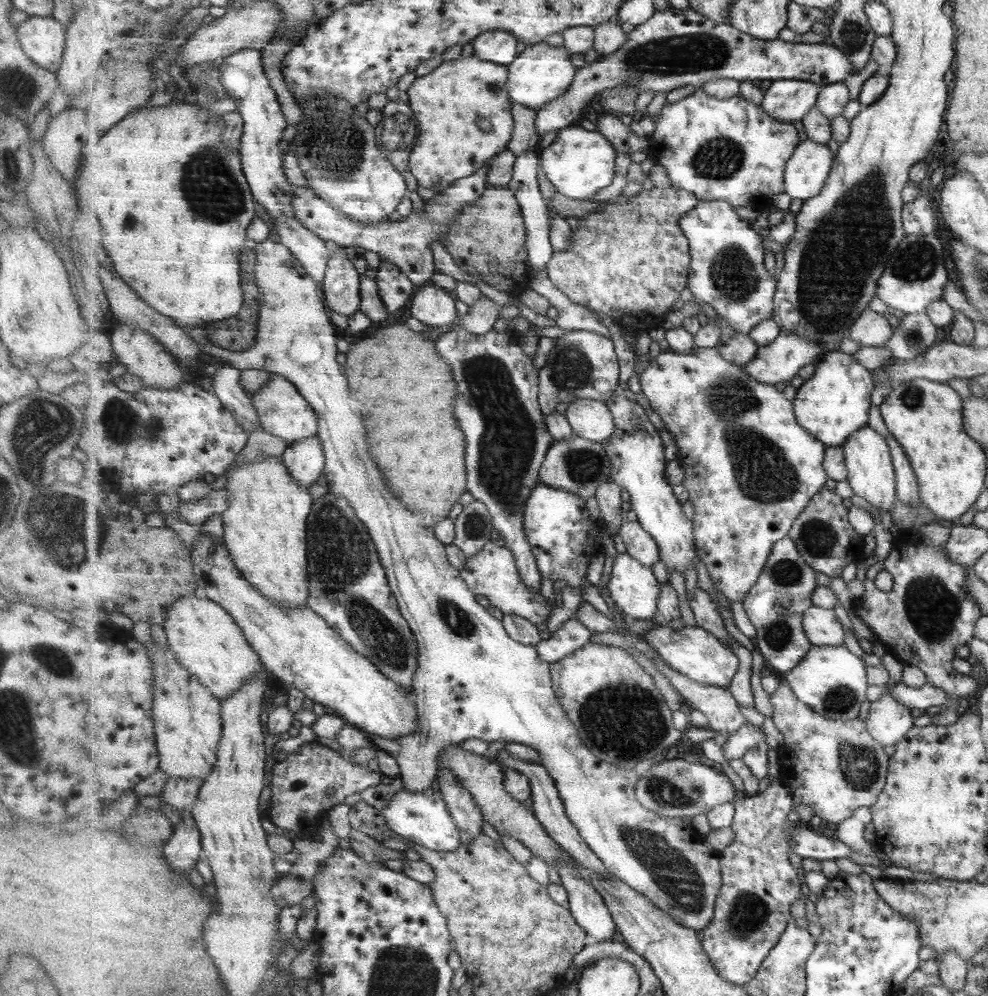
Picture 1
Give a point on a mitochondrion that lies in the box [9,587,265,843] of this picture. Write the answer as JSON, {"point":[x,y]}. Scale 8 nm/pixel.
{"point":[55,660]}

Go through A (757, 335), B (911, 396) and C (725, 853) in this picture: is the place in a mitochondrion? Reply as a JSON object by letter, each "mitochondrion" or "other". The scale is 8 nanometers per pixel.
{"A":"other","B":"mitochondrion","C":"other"}

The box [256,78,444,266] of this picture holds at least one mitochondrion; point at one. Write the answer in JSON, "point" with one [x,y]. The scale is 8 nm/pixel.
{"point":[342,165]}

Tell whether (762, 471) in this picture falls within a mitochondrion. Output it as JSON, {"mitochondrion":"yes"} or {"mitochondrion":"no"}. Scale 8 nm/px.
{"mitochondrion":"yes"}

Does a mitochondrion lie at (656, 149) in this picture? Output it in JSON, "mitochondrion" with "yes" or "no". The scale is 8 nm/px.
{"mitochondrion":"no"}

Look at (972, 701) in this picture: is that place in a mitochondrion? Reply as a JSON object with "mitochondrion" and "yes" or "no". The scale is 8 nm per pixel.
{"mitochondrion":"no"}

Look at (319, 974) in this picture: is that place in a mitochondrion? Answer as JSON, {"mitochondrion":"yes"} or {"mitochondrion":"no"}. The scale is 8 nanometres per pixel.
{"mitochondrion":"no"}

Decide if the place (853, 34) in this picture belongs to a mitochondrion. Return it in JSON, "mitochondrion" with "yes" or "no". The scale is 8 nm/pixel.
{"mitochondrion":"yes"}

